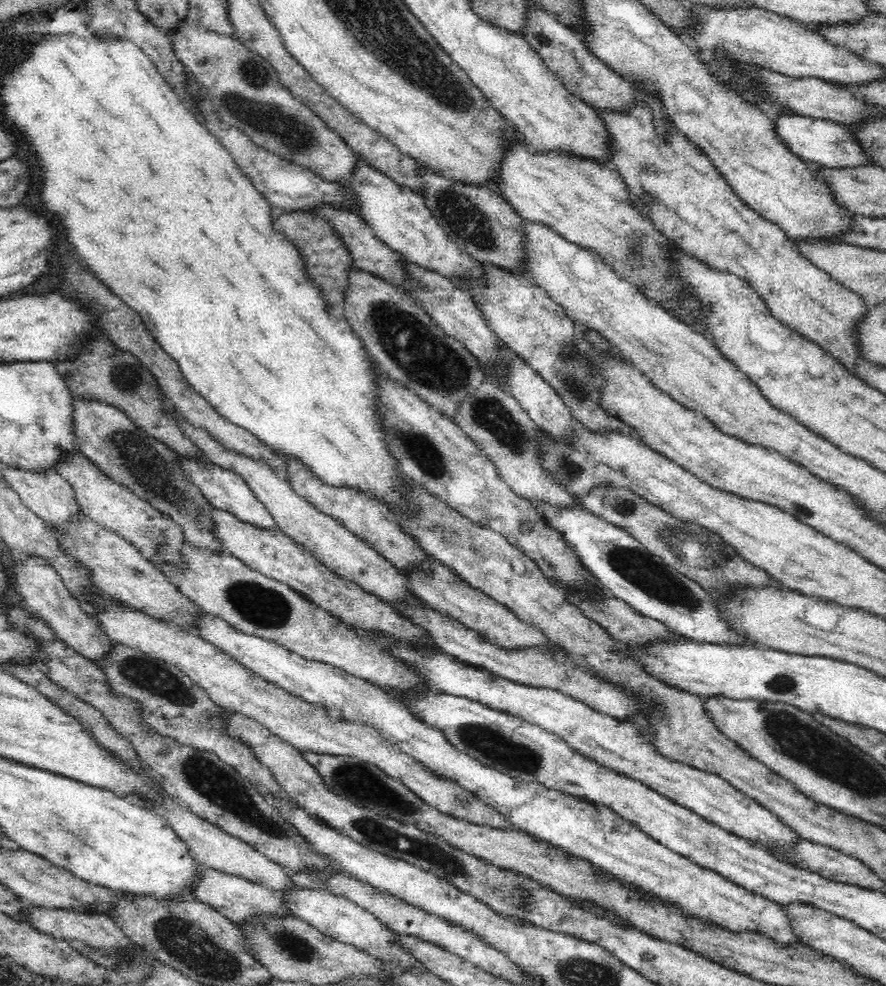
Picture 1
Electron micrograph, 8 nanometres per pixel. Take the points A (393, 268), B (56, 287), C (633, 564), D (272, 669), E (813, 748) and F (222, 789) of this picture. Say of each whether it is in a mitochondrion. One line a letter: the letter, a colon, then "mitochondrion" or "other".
A: other
B: other
C: mitochondrion
D: other
E: mitochondrion
F: mitochondrion

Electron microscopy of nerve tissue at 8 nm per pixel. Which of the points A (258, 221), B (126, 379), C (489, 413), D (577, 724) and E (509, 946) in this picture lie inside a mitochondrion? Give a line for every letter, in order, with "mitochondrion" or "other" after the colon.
A: other
B: mitochondrion
C: mitochondrion
D: other
E: other

